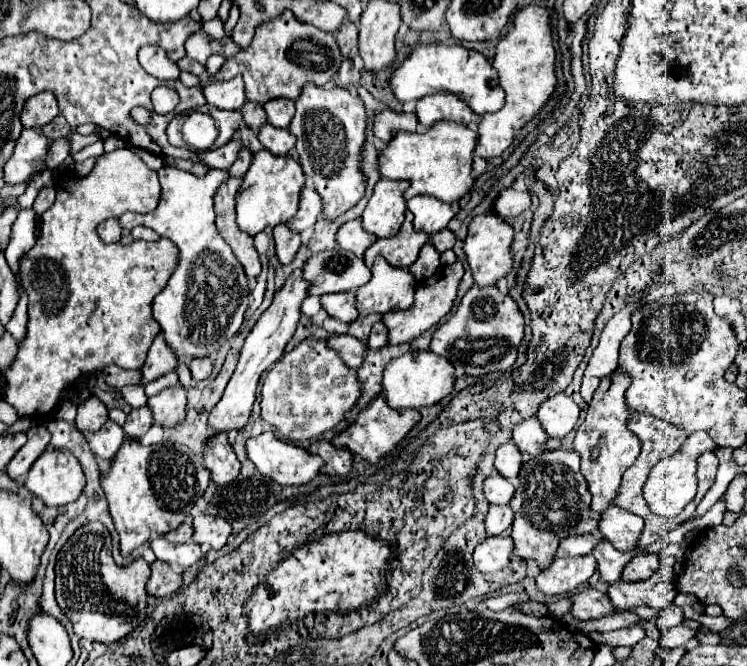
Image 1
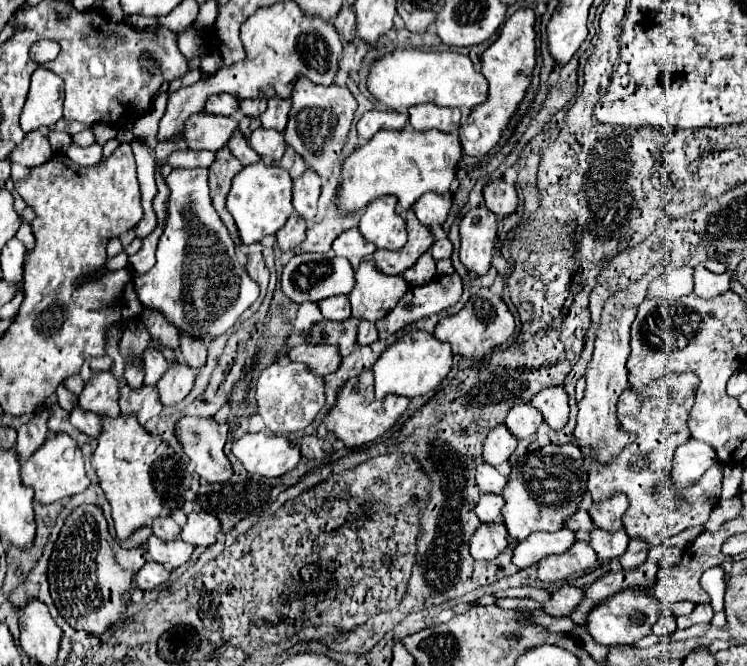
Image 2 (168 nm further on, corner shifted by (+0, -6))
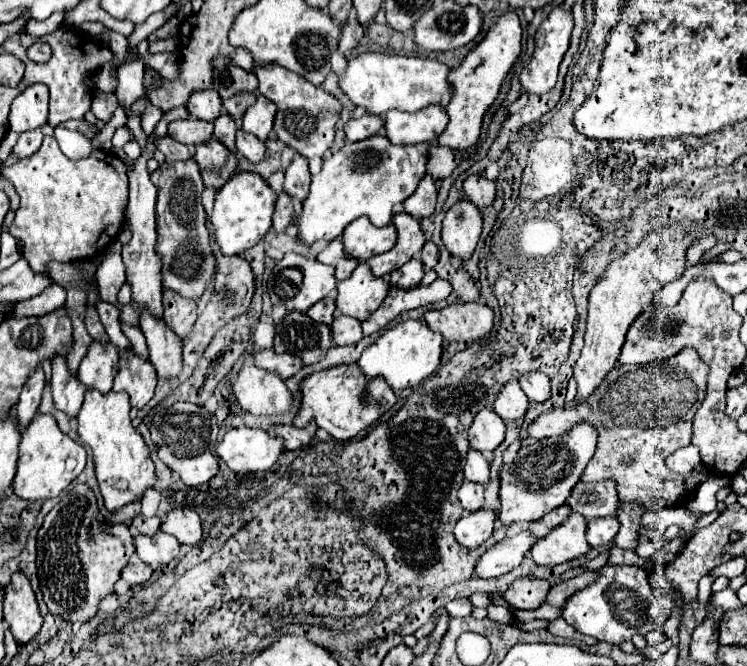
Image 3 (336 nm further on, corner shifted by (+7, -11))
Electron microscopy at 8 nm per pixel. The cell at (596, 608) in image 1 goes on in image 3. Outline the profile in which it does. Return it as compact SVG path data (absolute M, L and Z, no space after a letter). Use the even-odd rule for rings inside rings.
M525 576L515 580L513 586L503 596L511 606L519 610L537 610L541 604L545 604L549 588L551 584L547 580Z

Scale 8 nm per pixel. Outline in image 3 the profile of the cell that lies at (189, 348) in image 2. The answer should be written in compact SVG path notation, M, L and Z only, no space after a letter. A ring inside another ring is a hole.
M165 290L163 292L163 320L165 324L181 338L185 340L193 332L193 324L197 320L197 304L193 300L185 300L175 292Z

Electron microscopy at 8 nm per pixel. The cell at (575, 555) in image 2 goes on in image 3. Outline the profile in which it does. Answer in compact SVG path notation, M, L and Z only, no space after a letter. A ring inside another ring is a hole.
M575 512L549 536L541 538L535 548L531 548L531 556L537 566L557 566L579 556L585 556L591 550L585 540L585 518Z

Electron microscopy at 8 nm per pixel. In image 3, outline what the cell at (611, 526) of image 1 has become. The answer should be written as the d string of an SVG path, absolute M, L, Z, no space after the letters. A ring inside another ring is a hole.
M579 480L567 504L585 518L607 518L617 514L619 498L613 480L603 480L599 484L585 484Z

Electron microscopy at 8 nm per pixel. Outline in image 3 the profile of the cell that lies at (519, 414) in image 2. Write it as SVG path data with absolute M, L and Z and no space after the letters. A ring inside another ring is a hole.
M509 382L509 386L501 388L493 408L503 418L503 422L515 422L515 420L523 420L525 418L527 408L529 408L529 400L521 392L517 382Z

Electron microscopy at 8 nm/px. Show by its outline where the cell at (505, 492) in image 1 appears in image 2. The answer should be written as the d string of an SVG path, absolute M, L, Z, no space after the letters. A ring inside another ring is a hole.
M478 463L476 467L476 483L482 493L502 493L506 485L506 477L502 477L492 465Z

